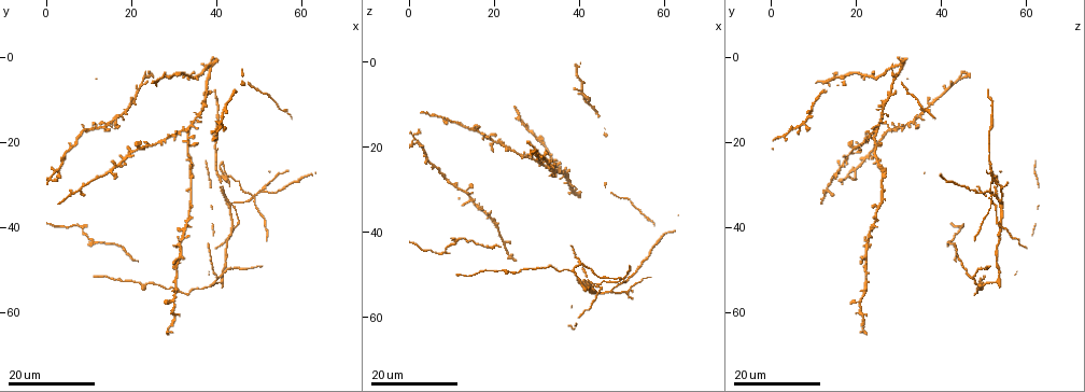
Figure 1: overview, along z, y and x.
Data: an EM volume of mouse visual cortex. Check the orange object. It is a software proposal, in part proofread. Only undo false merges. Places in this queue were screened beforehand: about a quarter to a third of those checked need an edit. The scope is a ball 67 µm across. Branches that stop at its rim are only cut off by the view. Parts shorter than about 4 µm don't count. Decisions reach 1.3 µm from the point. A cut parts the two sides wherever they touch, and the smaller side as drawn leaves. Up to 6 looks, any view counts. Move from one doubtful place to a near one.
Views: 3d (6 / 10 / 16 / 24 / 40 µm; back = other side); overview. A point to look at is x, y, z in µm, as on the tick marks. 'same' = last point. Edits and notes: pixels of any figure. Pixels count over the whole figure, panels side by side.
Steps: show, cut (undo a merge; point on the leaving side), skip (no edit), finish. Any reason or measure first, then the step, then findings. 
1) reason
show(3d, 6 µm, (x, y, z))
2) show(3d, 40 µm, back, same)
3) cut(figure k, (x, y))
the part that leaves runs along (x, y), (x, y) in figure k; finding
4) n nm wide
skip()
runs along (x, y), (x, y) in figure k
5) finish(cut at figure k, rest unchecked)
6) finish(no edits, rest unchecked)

side arm on a straight run
show(3d, 24 µm, (12.0, 16.5, 30.0))

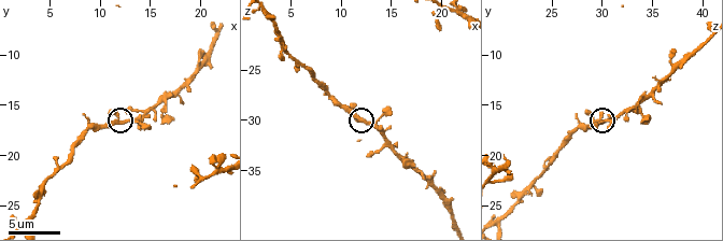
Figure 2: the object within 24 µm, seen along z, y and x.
show(3d, 10 µm, (12.4, 16.6, 30.0))

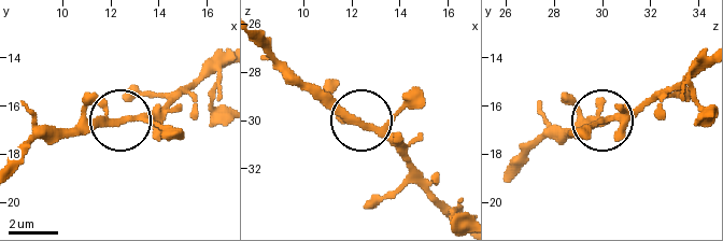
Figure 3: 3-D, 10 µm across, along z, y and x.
230 nm wide
skip()
runs along (263, 47), (373, 128), (402, 157) in figure 3; continuous, no second neuron

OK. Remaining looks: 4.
thick turns thin
show(3d, 10 µm, (16.0, 14.4, 33.8))

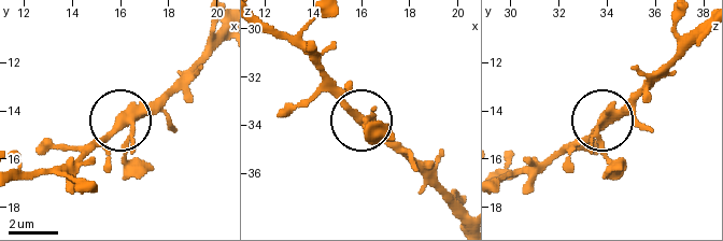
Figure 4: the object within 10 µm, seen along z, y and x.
show(3d, 6 µm, (16.3, 14.5, 33.9))

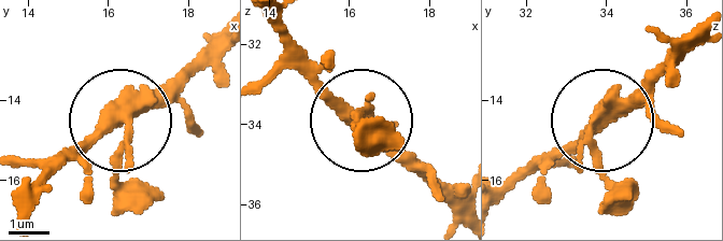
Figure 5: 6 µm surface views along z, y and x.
skip()
runs along (26, 185), (98, 144), (176, 75) in figure 5; all the same neuron

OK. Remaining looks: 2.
four-way junction
show(3d, 24 µm, (44.5, 40.5, 54.5))

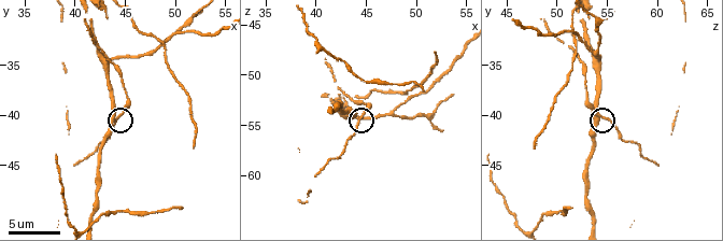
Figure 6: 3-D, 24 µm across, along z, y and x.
closer look
show(3d, 10 µm, (44.2, 40.0, 54.2))

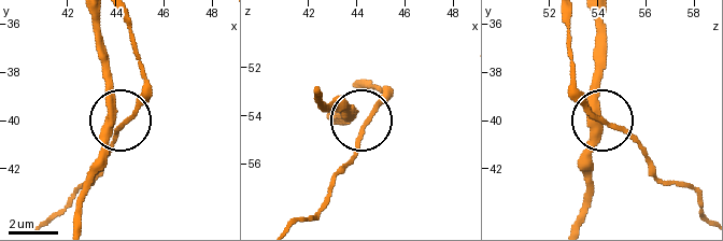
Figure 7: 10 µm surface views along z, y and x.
4 arms
skip()
one neuron here

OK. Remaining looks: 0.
finish(no edits, rest unchecked)

